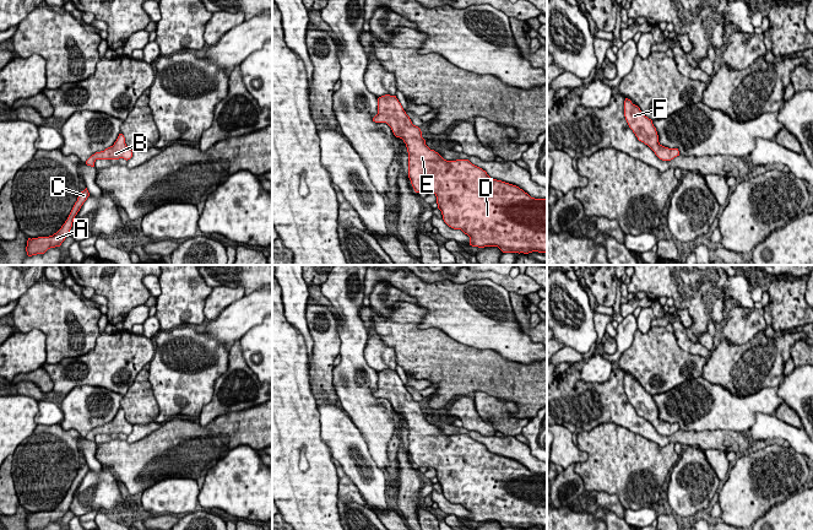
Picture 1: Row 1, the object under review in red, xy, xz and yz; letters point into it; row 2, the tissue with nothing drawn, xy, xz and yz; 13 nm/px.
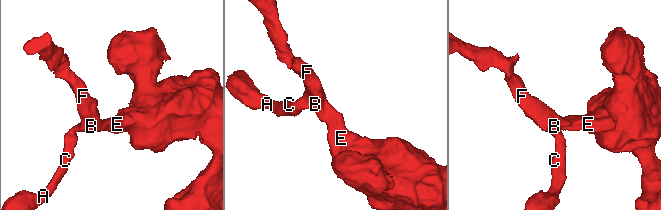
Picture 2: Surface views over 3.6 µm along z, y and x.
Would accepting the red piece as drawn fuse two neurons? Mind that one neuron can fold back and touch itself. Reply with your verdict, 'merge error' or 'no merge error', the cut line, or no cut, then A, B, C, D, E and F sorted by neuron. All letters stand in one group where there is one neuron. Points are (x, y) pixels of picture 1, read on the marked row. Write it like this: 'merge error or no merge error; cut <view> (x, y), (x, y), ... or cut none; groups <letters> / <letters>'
no merge error; cut none; groups A B C D E F

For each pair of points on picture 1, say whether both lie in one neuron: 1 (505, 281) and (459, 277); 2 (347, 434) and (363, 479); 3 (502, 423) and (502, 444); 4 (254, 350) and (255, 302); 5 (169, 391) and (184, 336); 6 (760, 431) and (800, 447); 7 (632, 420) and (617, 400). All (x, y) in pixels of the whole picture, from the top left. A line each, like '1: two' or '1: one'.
1: one
2: one
3: two
4: two
5: one
6: one
7: one

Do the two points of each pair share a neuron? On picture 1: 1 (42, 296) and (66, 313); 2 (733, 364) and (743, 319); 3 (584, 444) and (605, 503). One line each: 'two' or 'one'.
1: one
2: two
3: two

